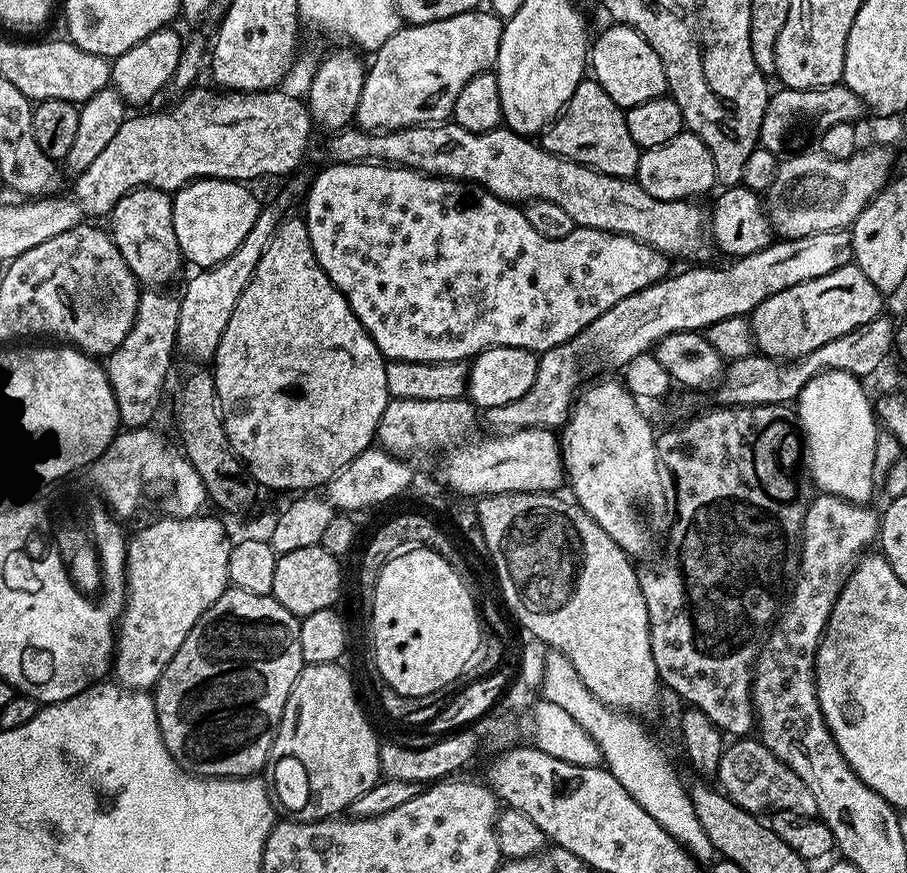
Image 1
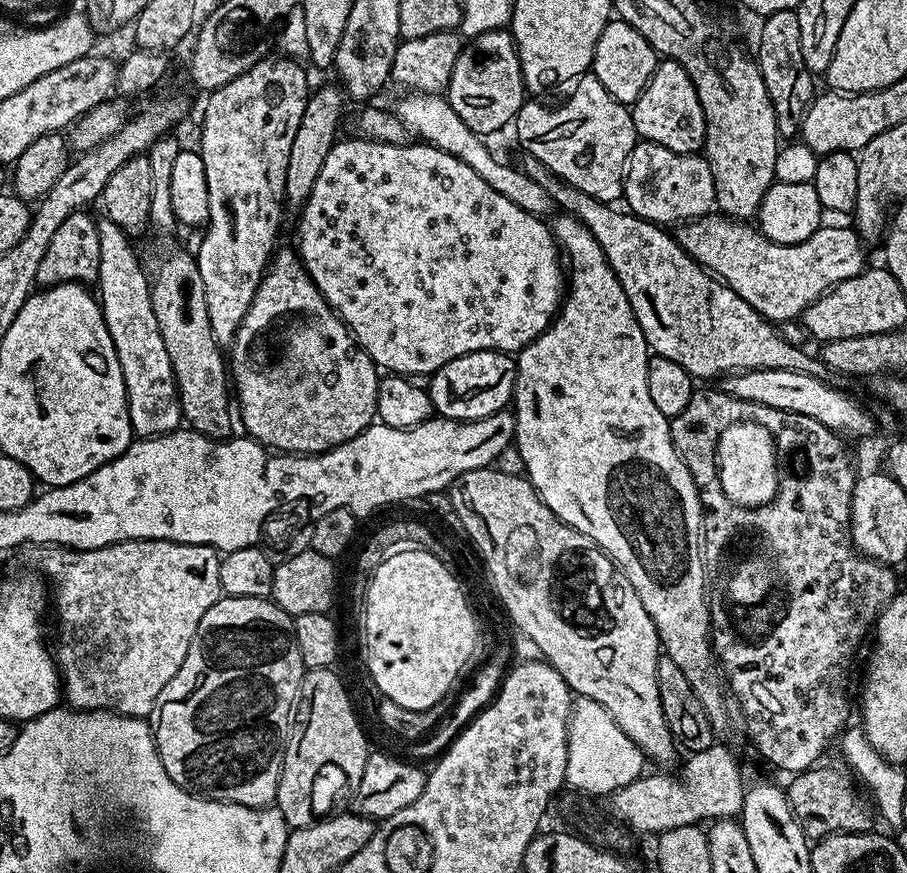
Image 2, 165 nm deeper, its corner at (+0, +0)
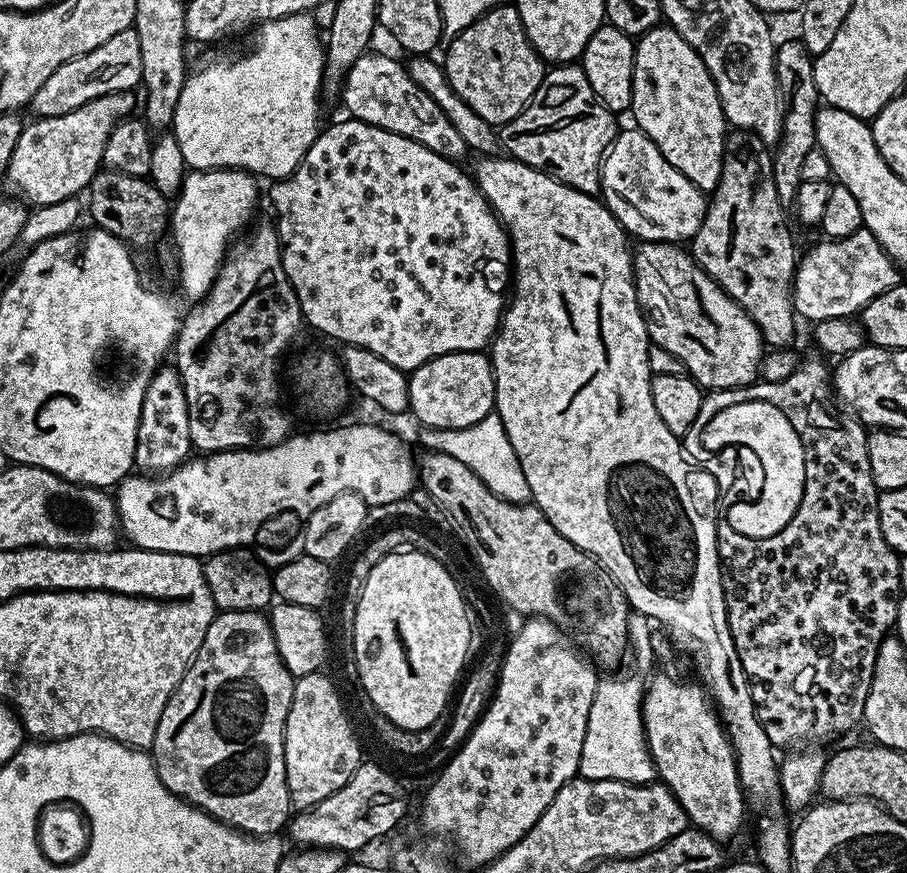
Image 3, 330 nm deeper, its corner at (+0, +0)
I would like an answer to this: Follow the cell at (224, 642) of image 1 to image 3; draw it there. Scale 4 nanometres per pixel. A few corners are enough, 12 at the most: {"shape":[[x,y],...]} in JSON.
{"shape":[[263,611],[216,615],[158,718],[166,790],[290,820],[293,683]]}

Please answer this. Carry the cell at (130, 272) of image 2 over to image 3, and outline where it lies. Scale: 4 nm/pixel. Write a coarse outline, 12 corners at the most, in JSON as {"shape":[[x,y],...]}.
{"shape":[[161,366],[146,386],[135,467],[163,474],[192,451],[180,374]]}

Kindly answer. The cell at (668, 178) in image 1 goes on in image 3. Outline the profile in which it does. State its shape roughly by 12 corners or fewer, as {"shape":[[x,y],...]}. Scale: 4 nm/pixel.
{"shape":[[635,126],[617,131],[599,195],[629,237],[691,241],[708,209]]}

